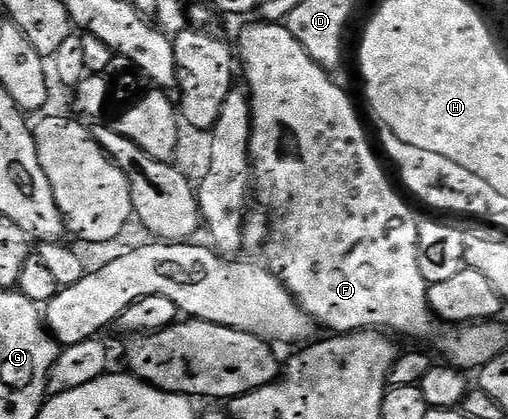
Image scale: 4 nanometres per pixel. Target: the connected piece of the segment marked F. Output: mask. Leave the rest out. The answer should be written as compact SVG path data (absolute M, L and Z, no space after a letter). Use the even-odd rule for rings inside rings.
M257 22L250 24L242 32L242 48L246 51L246 80L250 93L250 110L254 113L254 128L250 132L250 159L252 176L256 181L256 196L270 206L276 215L282 216L282 224L274 238L265 245L264 253L270 261L268 267L281 280L282 285L294 295L304 311L313 317L315 323L322 324L334 334L344 332L364 332L367 330L385 330L395 337L407 336L410 340L426 340L434 332L436 317L430 308L428 285L424 274L420 274L418 257L418 221L419 217L402 201L403 193L390 185L384 169L378 165L374 152L370 149L370 140L362 129L362 120L350 101L350 96L334 81L335 77L320 67L316 61L292 38L282 22Z

